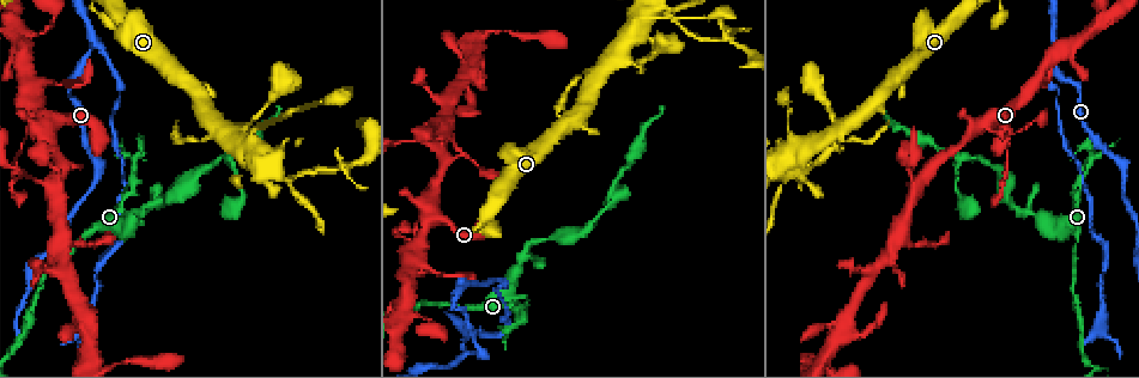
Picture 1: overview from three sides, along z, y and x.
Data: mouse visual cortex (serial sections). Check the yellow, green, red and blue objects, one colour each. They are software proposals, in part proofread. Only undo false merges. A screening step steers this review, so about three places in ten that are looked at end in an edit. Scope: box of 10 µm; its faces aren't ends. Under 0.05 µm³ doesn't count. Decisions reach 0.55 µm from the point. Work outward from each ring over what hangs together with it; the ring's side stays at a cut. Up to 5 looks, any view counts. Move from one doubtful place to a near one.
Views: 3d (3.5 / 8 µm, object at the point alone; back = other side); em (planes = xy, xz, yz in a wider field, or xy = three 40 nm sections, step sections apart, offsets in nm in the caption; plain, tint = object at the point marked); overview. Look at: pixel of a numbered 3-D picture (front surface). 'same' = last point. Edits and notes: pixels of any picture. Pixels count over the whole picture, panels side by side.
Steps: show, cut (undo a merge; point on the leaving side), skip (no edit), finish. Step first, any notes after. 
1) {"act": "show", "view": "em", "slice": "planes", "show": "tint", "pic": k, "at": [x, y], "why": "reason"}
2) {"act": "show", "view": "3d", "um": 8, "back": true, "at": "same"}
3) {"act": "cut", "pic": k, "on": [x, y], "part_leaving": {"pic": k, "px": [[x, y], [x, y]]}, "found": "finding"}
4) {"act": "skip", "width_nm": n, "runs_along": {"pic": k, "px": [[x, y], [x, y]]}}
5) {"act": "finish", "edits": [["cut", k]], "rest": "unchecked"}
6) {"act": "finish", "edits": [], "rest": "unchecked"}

{"act": "show", "view": "3d", "um": 3.5, "pic": 1, "at": [227, 156], "why": "a narrow waist"}

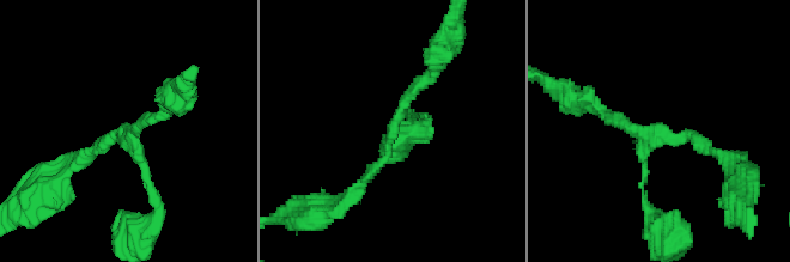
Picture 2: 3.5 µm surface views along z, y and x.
{"act": "skip", "arm_widths_nm": [100, 150, 150], "found": "continuous, no second cell"}

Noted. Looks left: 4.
{"act": "show", "view": "3d", "um": 3.5, "back": true, "pic": 1, "at": [423, 219], "why": "three arms meet"}

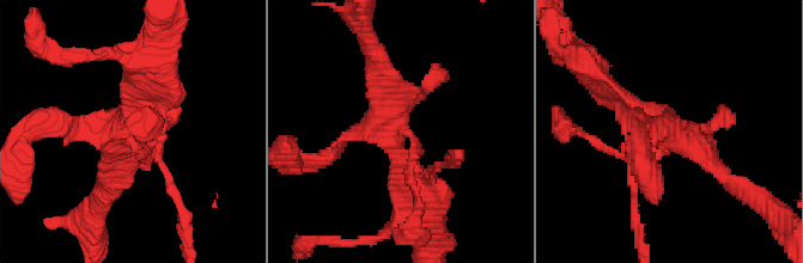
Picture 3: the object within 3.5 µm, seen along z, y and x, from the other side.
{"act": "show", "view": "em", "slice": "xy", "step": 5, "show": "tint", "pic": 3, "at": [410, 133]}

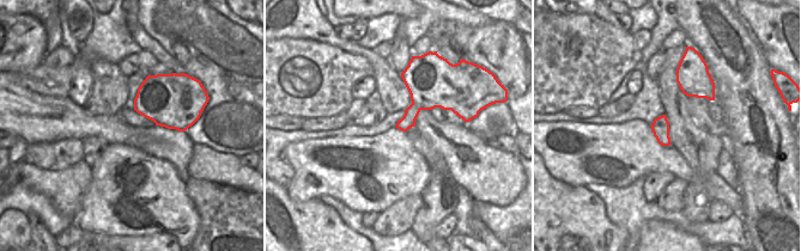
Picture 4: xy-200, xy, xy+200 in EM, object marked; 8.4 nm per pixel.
{"act": "skip", "runs_along": {"pic": 3, "px": [[345, 139], [385, 115], [408, 133], [415, 197]]}, "found": "one cell here"}

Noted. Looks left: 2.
{"act": "finish", "edits": [], "rest": "unchecked"}

